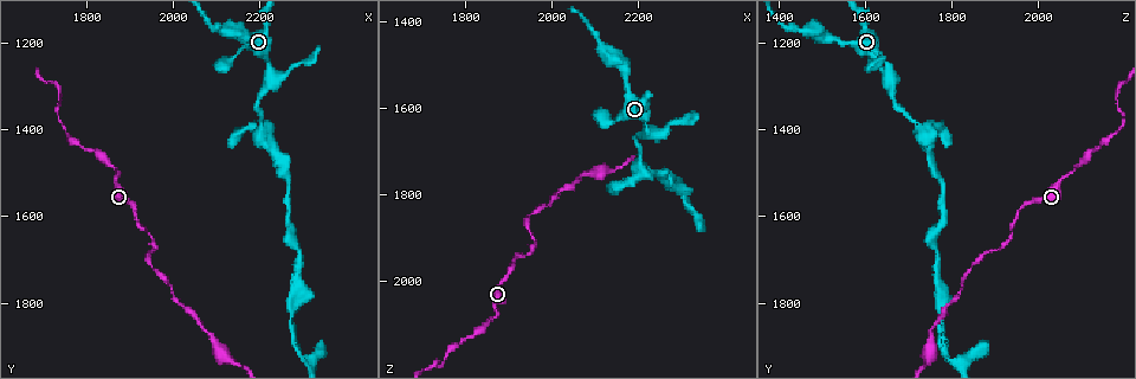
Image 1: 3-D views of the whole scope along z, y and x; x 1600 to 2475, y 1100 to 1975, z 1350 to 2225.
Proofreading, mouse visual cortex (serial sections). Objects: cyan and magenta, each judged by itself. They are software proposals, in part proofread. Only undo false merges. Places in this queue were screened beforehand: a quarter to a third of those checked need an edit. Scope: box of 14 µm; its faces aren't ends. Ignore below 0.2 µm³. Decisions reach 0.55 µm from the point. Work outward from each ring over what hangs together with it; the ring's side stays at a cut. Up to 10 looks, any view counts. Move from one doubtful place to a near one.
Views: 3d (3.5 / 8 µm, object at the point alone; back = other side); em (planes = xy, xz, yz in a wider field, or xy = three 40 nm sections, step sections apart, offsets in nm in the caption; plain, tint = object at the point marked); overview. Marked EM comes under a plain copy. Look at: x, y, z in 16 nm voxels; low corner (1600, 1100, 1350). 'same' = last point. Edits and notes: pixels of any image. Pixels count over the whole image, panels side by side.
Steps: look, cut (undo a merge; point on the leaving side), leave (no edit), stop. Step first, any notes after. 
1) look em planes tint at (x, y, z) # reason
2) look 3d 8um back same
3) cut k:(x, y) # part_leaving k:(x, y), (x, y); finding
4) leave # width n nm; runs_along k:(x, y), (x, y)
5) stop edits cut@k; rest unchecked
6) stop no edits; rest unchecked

look 3d 3.5um at (2225, 1270, 1660) # thin neck

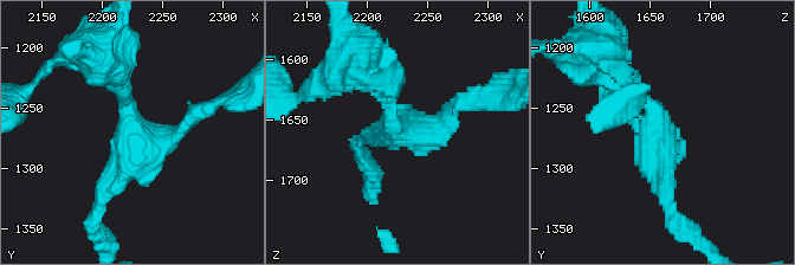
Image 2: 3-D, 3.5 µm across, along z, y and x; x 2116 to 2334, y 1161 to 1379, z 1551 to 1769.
look em xy step 3 tint at (2224, 1274, 1656)

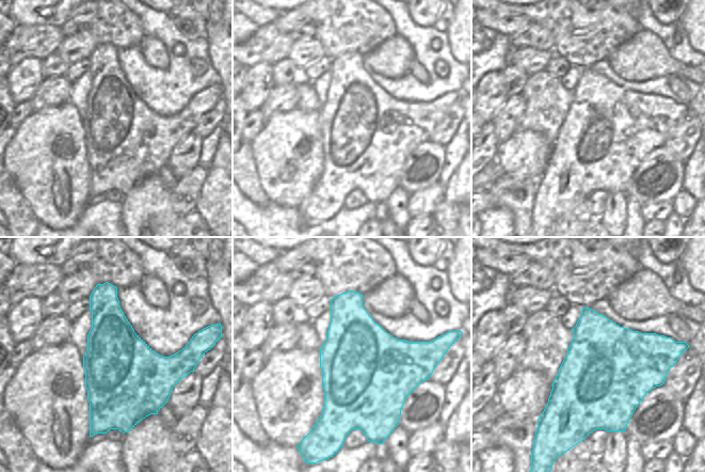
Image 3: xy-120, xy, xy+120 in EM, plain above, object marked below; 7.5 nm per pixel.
look em planes tint same

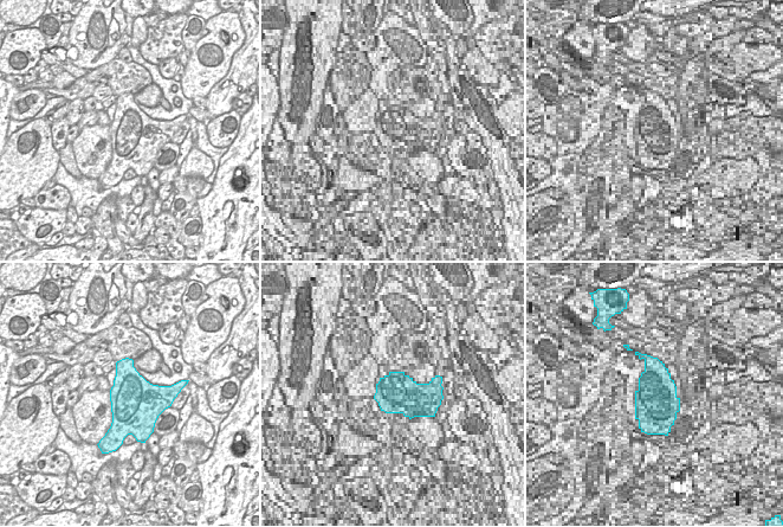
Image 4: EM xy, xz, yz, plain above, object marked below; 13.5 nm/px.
leave # runs_along 2:(615, 81), (654, 114), (666, 208); all the same cell

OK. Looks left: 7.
look 3d 3.5um back at (2175, 1190, 1535) # sudden change in width

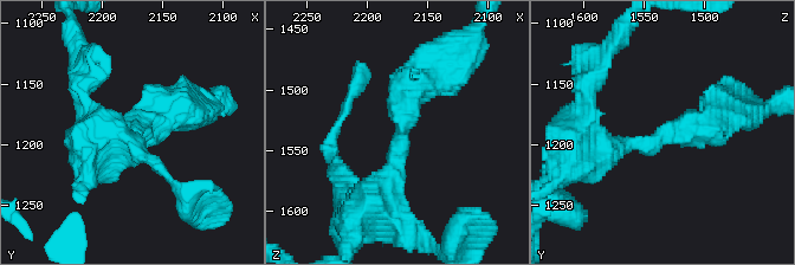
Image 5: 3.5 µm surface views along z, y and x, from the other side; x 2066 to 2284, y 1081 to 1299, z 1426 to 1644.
look em xy step 3 tint at (2172, 1192, 1536) # arm_widths 350, 400 nm; need the tissue

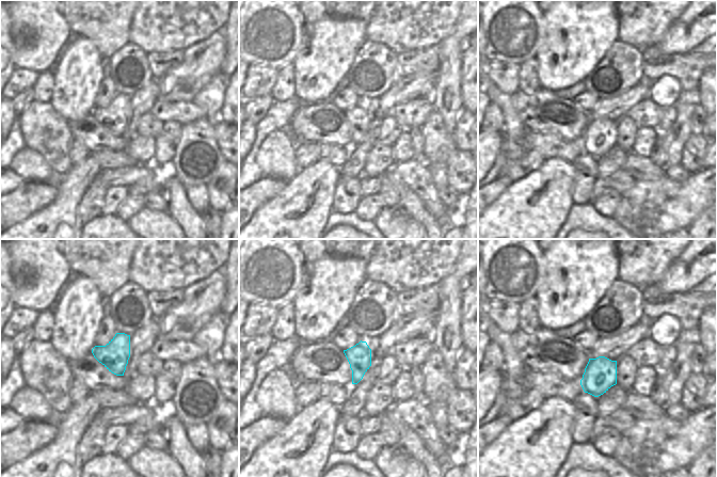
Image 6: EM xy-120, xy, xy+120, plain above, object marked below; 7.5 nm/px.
leave # runs_along 5:(368, 215), (405, 95), (434, 70); continuous, no second cell

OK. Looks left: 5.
look 3d 3.5um at (2270, 1650, 1750) # sharp bend

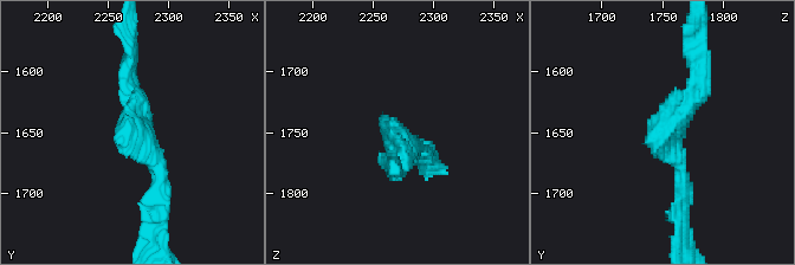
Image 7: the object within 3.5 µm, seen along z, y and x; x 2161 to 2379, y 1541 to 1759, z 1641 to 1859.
look em xy step 5 tint at (2272, 1646, 1754) # now the EM

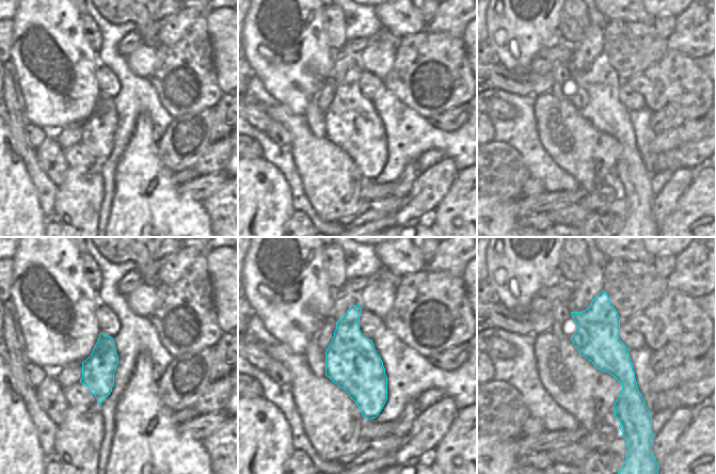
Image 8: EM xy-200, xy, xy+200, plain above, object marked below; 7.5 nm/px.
look em xy step 1 tint same

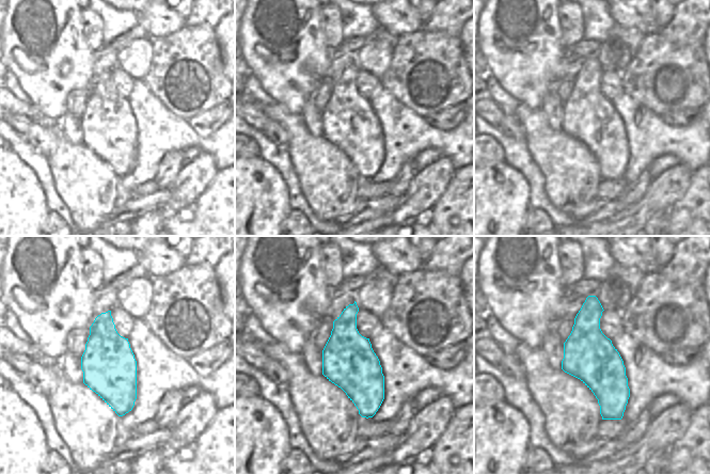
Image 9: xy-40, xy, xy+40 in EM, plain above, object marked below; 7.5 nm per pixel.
leave # arm_widths 200, 250 nm; runs_along 7:(129, 64), (159, 198); all the same cell

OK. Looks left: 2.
look 3d 3.5um at (2275, 1810, 1780) # calibre changes

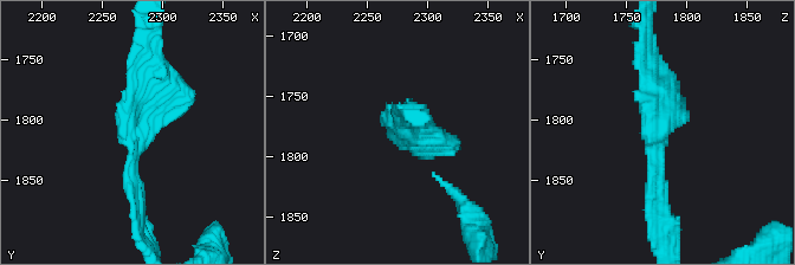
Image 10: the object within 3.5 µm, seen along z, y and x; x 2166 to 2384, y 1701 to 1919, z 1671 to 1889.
look em xy step 5 tint at (2274, 1806, 1780) # now the EM

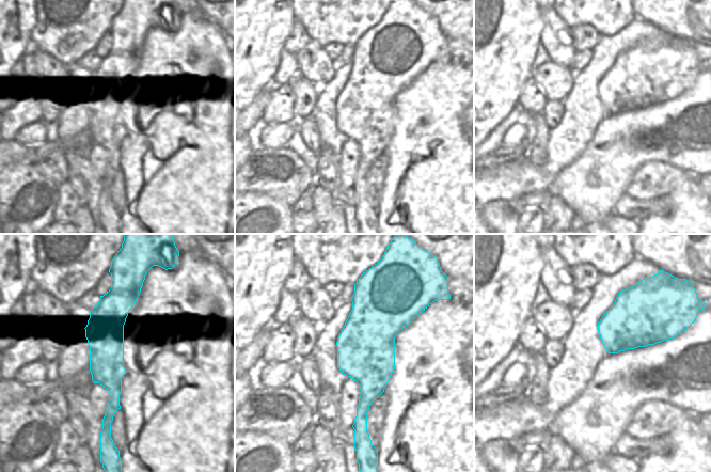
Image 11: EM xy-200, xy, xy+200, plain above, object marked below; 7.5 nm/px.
leave # width 440 nm; runs_along 10:(652, 59), (664, 204); continuous, no second cell

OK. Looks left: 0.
stop no edits; rest unchecked

